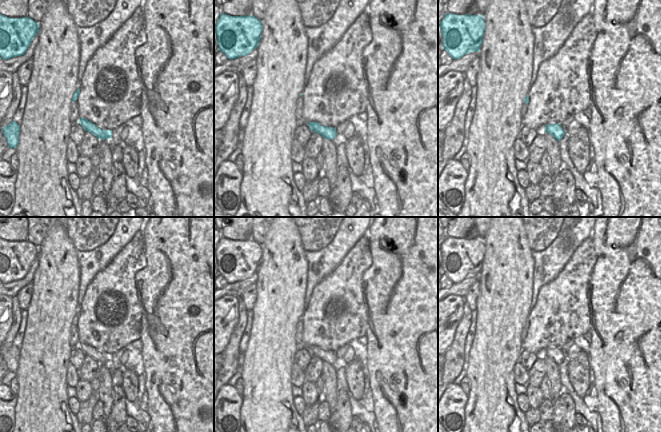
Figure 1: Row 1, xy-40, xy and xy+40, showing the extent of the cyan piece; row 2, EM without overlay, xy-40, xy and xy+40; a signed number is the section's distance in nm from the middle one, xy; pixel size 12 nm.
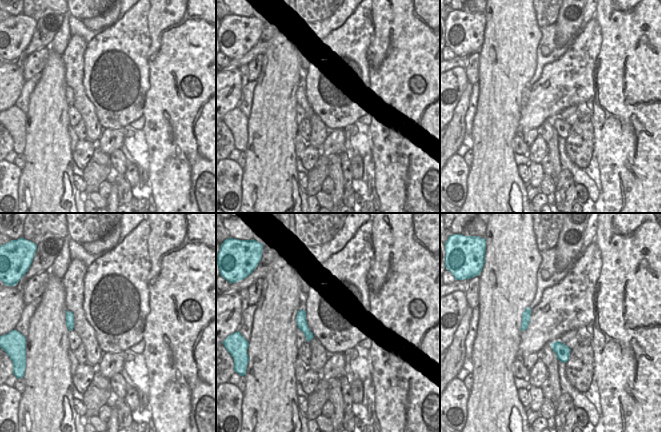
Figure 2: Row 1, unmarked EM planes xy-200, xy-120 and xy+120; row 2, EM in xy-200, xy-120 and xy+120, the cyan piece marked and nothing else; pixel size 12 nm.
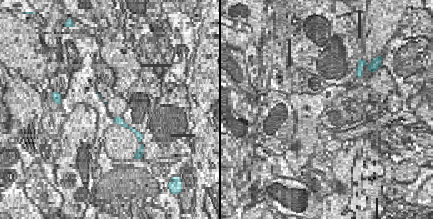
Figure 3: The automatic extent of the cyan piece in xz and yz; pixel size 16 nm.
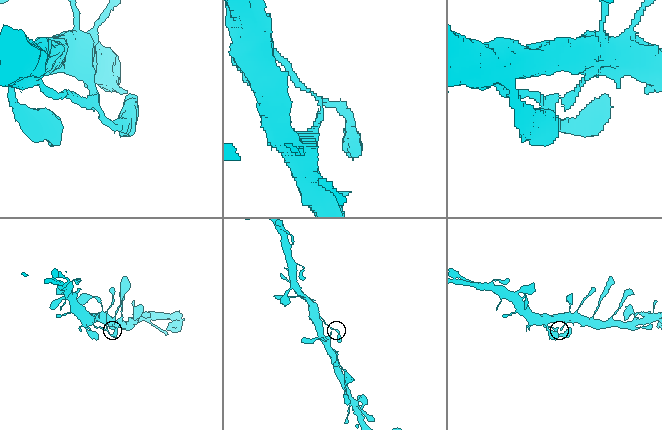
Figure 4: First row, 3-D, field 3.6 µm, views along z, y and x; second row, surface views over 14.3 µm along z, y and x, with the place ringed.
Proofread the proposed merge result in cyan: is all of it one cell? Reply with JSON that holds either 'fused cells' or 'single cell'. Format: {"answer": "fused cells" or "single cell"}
{"answer": "single cell"}

